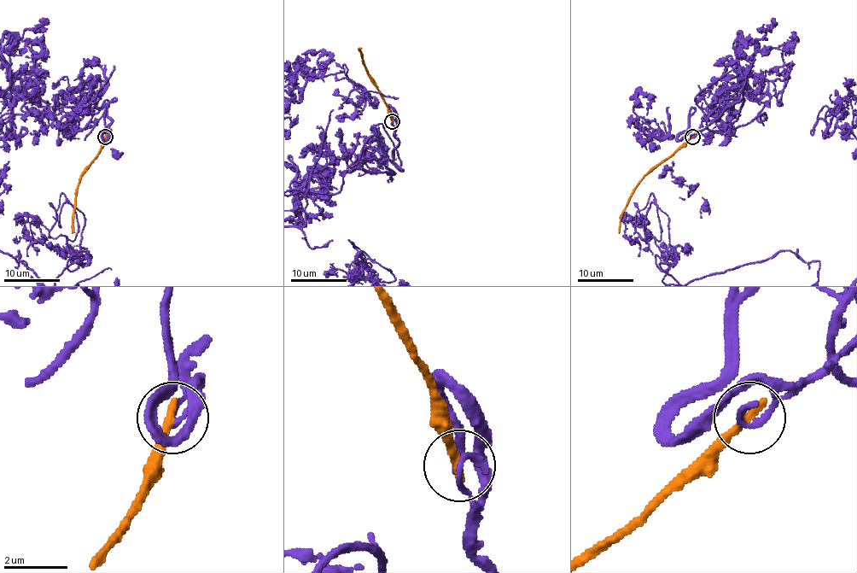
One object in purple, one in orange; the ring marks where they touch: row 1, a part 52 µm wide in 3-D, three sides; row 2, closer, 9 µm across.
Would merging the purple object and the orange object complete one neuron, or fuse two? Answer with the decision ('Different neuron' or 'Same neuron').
Different neuron

